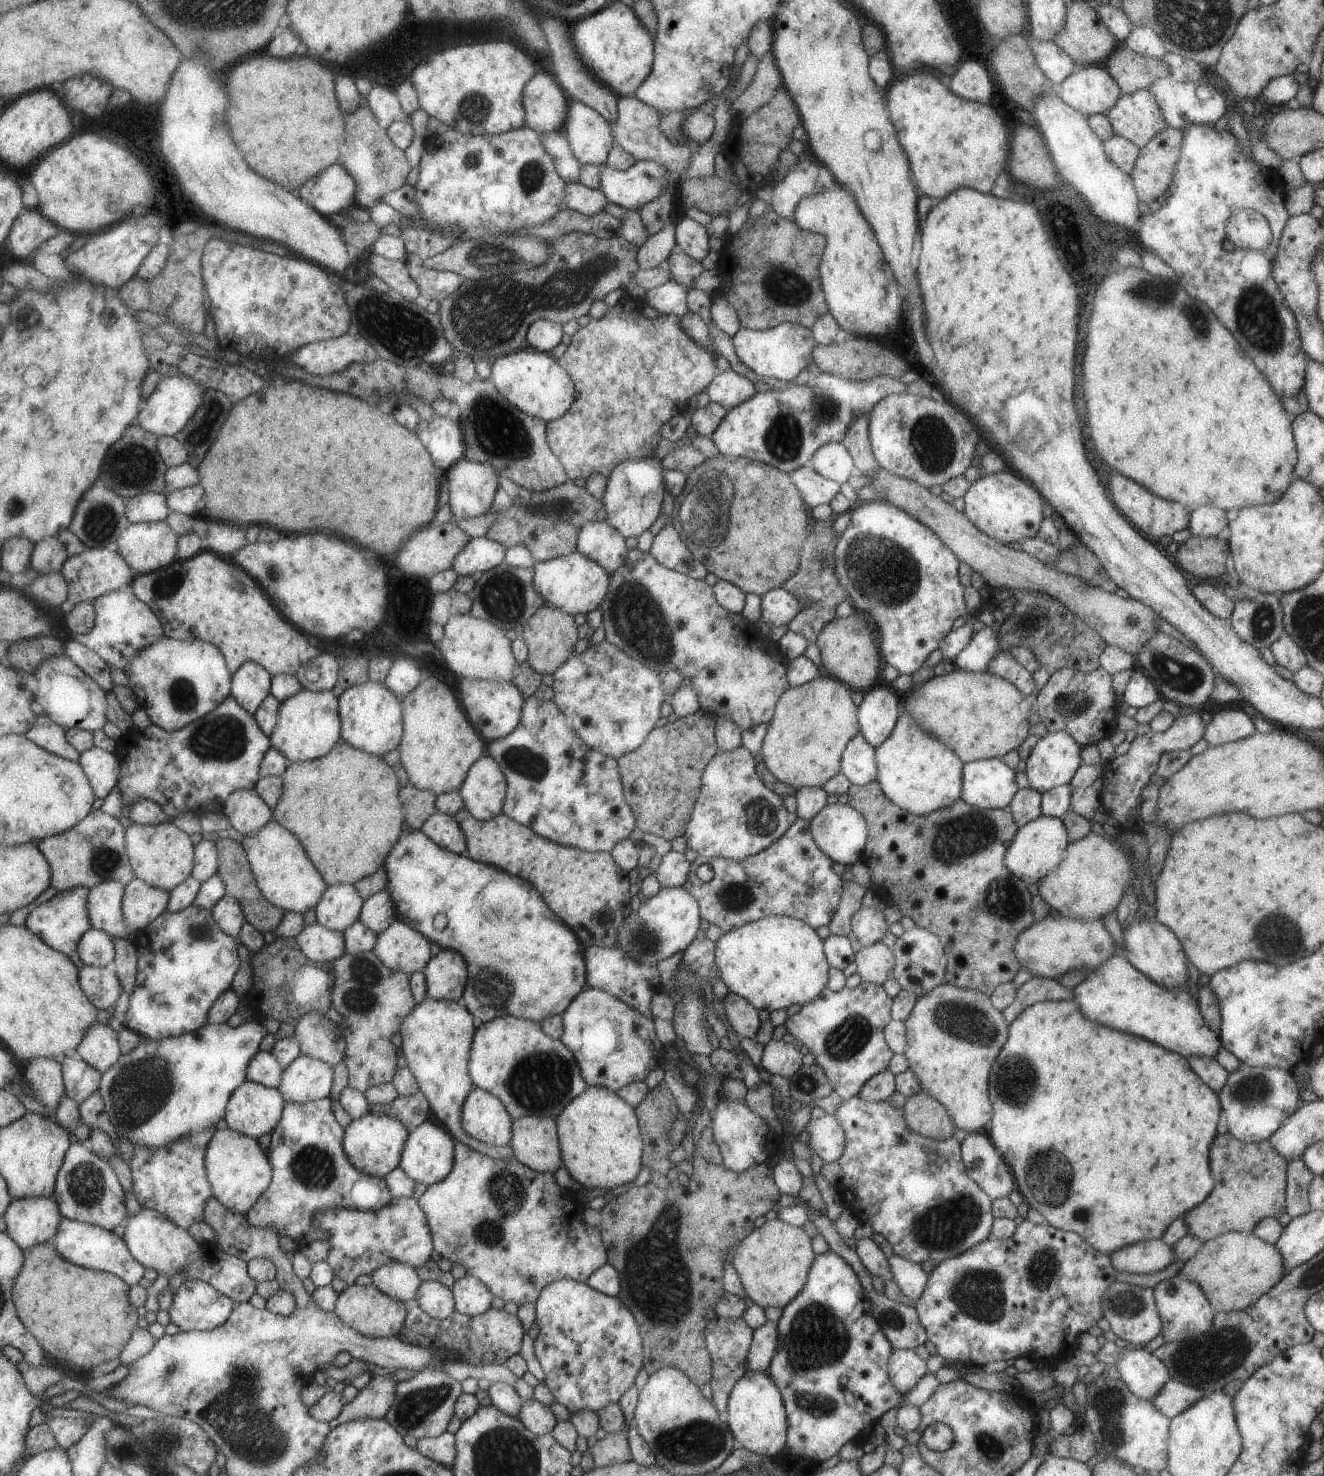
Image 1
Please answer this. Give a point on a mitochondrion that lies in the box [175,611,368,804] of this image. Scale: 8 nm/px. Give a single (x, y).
(224, 738)

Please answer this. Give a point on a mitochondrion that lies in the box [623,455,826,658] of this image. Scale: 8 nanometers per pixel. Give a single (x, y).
(705, 488)

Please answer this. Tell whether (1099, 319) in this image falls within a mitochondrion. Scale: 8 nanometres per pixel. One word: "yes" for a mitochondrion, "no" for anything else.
no

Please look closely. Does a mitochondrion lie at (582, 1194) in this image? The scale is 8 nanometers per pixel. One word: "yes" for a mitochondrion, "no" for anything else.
no

